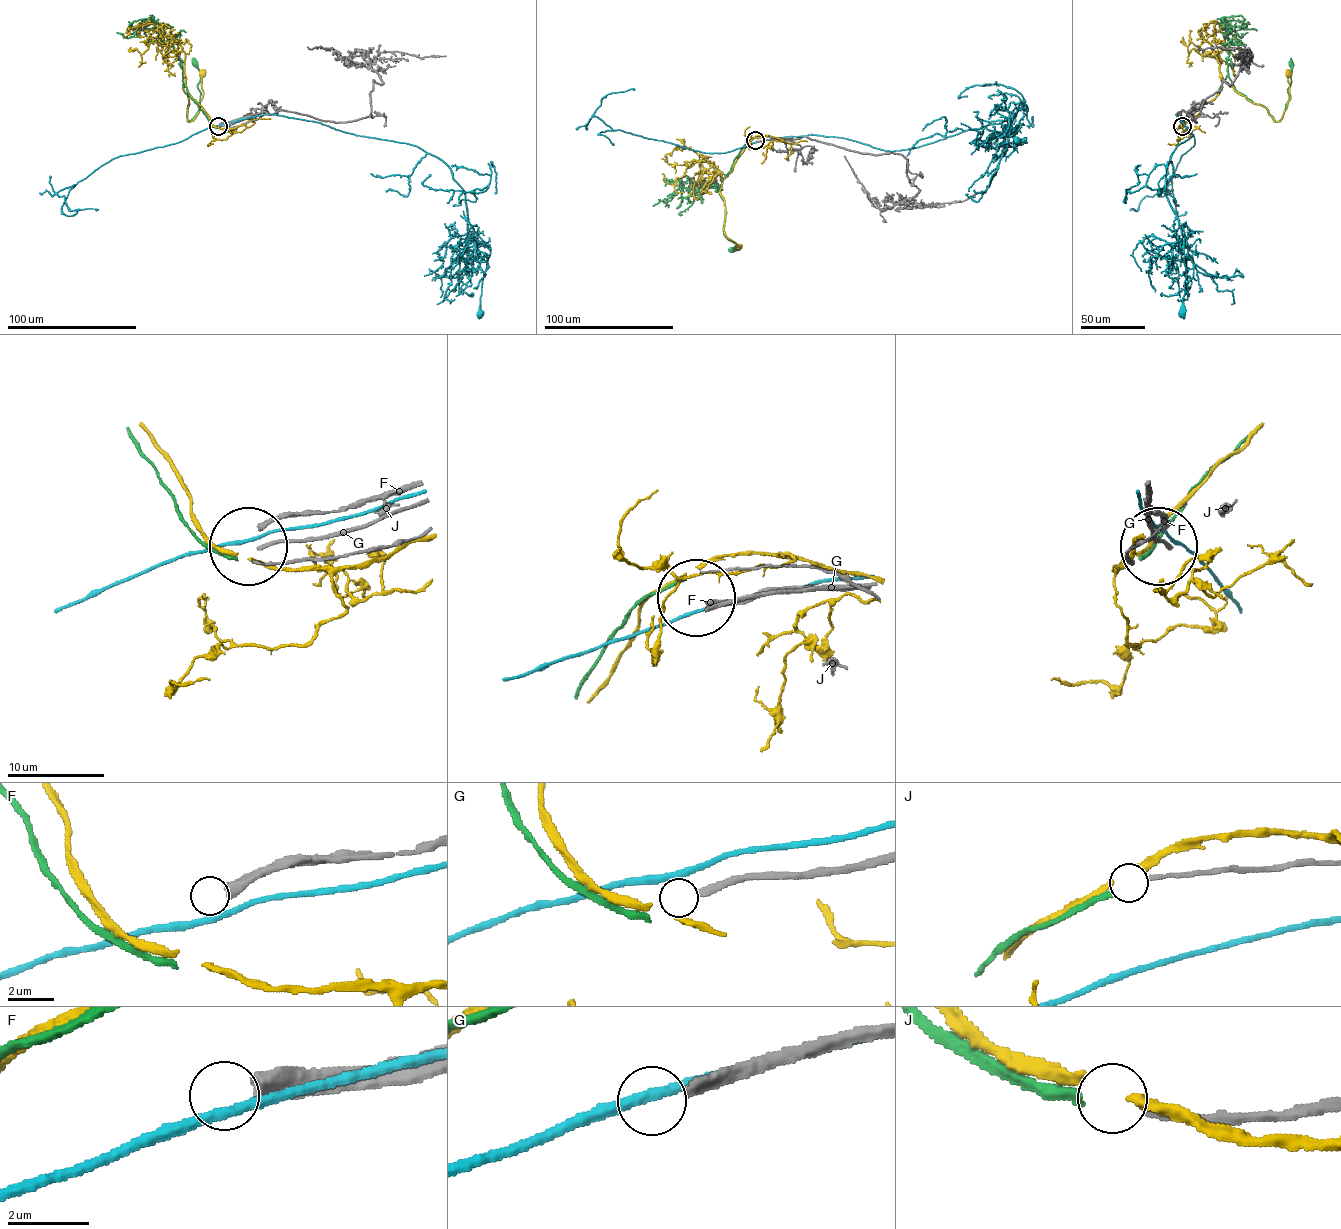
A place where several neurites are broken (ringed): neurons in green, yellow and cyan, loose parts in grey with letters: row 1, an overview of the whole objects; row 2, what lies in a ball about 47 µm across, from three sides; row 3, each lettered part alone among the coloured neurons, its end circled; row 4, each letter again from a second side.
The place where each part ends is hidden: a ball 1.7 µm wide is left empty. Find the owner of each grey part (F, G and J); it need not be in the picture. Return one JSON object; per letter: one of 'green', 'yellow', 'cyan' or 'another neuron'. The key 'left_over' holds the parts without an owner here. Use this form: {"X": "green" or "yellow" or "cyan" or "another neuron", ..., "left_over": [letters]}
{"F": "another neuron", "G": "another neuron", "J": "another neuron", "left_over": ["F", "G", "J"]}

